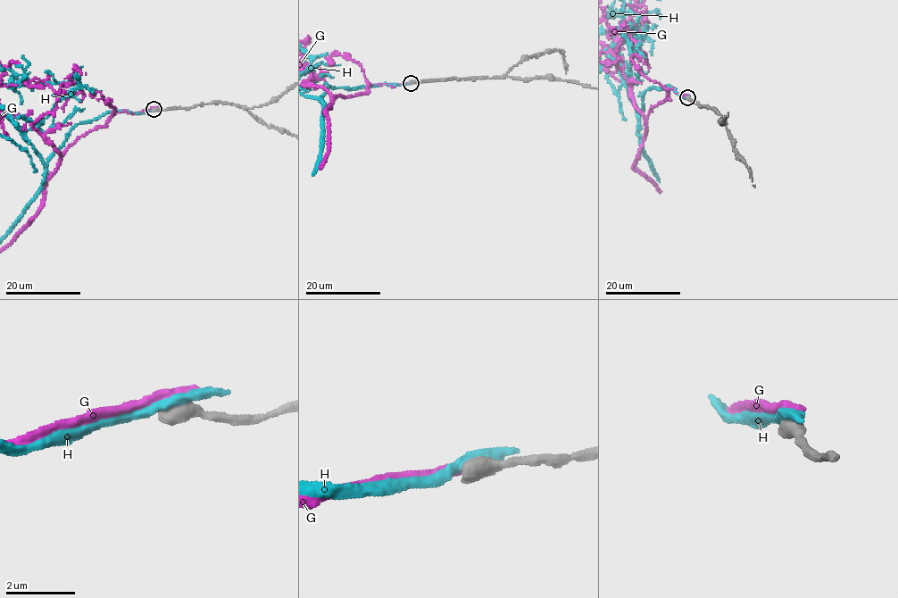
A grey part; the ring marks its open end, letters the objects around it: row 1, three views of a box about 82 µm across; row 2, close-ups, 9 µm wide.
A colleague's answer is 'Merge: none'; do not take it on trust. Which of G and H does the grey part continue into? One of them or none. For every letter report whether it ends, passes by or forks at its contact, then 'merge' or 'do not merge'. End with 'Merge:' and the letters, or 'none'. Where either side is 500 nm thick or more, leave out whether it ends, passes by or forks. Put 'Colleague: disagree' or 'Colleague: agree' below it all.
G: do not merge
H: do not merge
Merge: none
Colleague: agree

